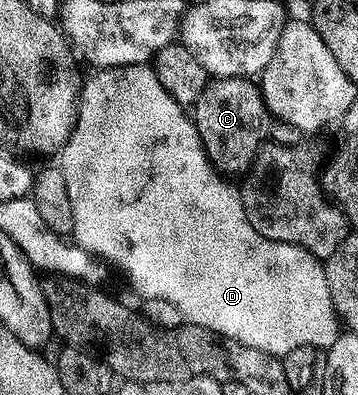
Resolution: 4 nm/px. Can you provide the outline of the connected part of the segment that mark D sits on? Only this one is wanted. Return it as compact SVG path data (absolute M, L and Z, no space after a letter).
M126 64L124 68L105 68L94 73L96 76L86 77L85 83L82 85L79 94L79 114L75 117L75 131L71 134L69 141L69 153L63 154L58 157L57 167L65 174L65 186L69 190L69 203L73 205L73 230L71 236L74 243L78 244L80 248L88 253L96 261L102 262L104 260L107 264L112 264L125 279L131 283L131 288L135 292L140 292L140 297L143 298L165 298L165 302L171 302L173 306L177 306L177 310L181 310L184 321L188 324L196 324L202 328L208 328L213 330L222 336L224 340L236 340L241 342L245 346L253 346L253 350L261 350L262 352L268 352L270 356L284 357L288 356L293 350L297 350L301 346L309 346L310 348L317 348L320 350L326 350L333 346L333 342L337 342L337 338L341 334L341 321L339 316L335 312L333 306L333 298L329 294L329 282L325 278L325 270L323 264L313 254L309 254L309 250L305 250L301 246L296 244L290 244L289 242L277 242L276 240L270 240L265 238L261 234L257 234L257 230L253 230L253 226L249 222L249 218L245 214L243 209L243 198L238 187L235 188L230 184L228 177L220 173L219 169L212 163L210 157L207 156L207 151L203 148L201 138L197 134L197 126L194 119L189 115L188 109L184 105L178 104L172 96L170 96L165 90L165 86L161 86L161 82L157 82L157 74L154 67L147 64Z

